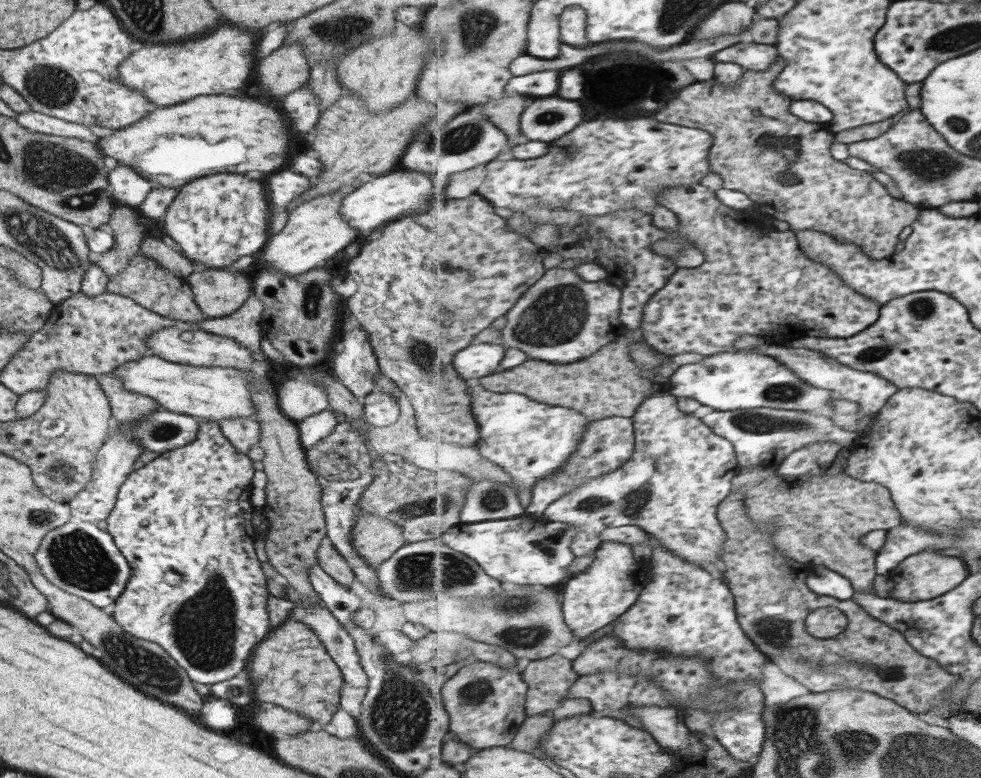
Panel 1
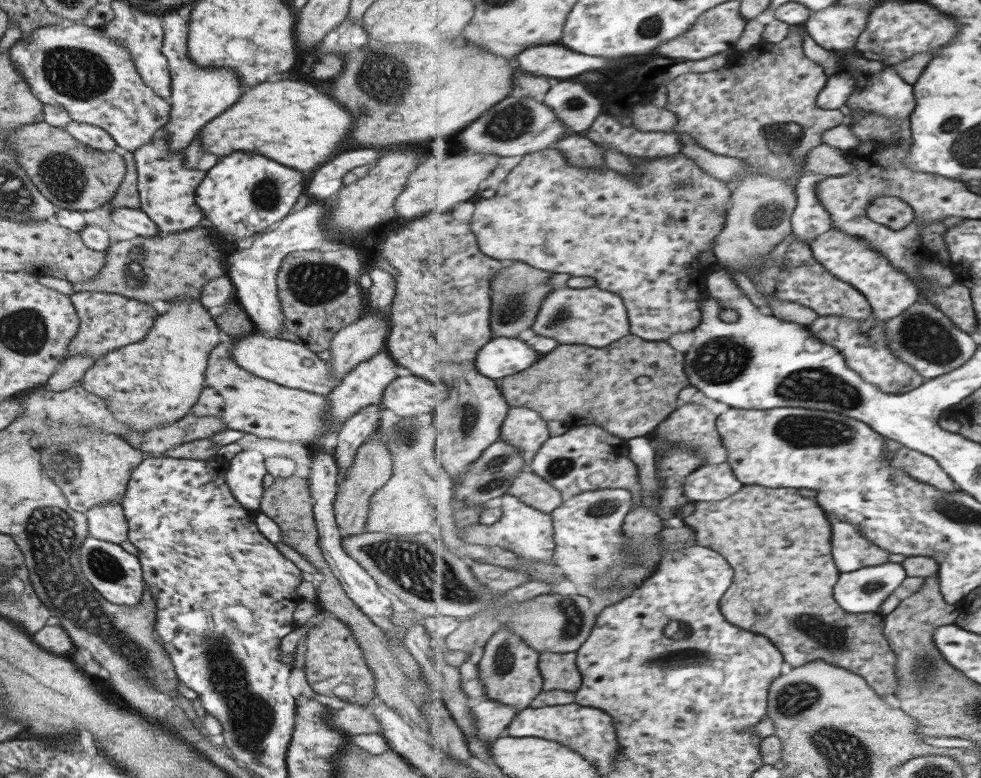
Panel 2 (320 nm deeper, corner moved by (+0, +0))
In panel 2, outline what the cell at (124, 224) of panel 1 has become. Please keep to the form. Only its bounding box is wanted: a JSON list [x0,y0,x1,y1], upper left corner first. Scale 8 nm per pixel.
[109,147,140,210]

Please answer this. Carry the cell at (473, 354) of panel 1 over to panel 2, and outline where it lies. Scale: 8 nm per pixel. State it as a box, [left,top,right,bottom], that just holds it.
[476,337,541,381]

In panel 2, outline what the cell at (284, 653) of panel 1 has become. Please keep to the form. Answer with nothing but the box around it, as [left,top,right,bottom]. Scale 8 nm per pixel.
[303,616,374,705]

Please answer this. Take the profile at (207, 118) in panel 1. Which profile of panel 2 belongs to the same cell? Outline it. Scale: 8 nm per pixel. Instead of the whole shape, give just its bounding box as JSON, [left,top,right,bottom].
[194,78,351,173]

